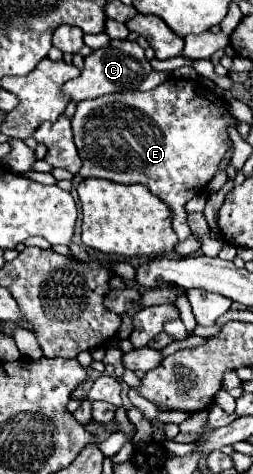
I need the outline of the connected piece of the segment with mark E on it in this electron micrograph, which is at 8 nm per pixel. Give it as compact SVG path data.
M169 78L149 92L135 90L81 102L71 118L75 146L83 160L79 176L147 186L169 206L173 230L179 240L185 240L191 234L185 204L203 192L225 154L233 150L229 126L237 128L237 124L223 98L181 78Z

